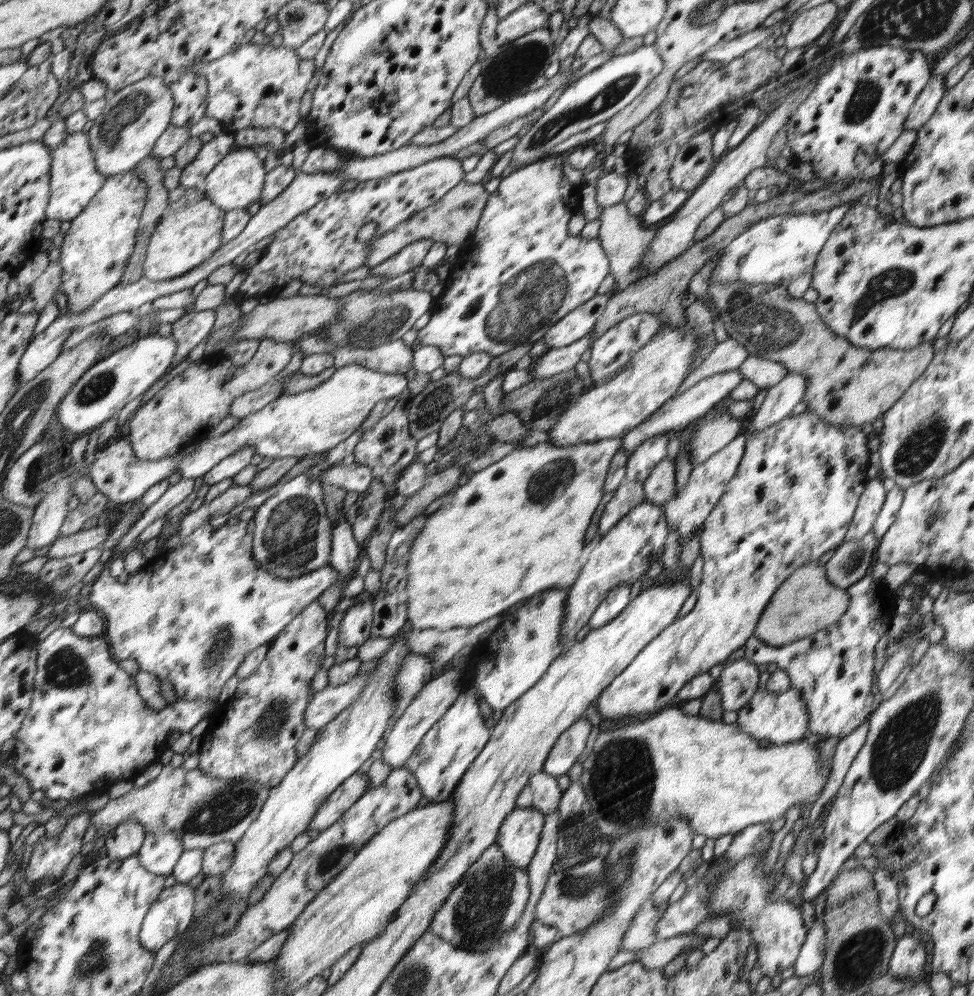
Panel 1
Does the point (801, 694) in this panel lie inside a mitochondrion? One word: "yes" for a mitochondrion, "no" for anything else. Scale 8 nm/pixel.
no

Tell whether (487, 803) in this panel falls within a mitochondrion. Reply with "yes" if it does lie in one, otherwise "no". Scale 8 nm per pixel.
no

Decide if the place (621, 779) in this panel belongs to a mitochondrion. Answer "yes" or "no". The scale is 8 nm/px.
yes

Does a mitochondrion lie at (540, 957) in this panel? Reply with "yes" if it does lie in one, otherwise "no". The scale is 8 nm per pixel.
no

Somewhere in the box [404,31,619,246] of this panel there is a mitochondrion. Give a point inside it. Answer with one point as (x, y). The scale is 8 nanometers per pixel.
(514, 67)

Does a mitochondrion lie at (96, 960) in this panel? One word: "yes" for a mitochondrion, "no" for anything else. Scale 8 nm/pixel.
yes

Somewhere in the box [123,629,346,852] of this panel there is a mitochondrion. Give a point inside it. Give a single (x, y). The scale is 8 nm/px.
(229, 807)

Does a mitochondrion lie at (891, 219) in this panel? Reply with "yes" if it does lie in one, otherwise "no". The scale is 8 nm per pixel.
no

